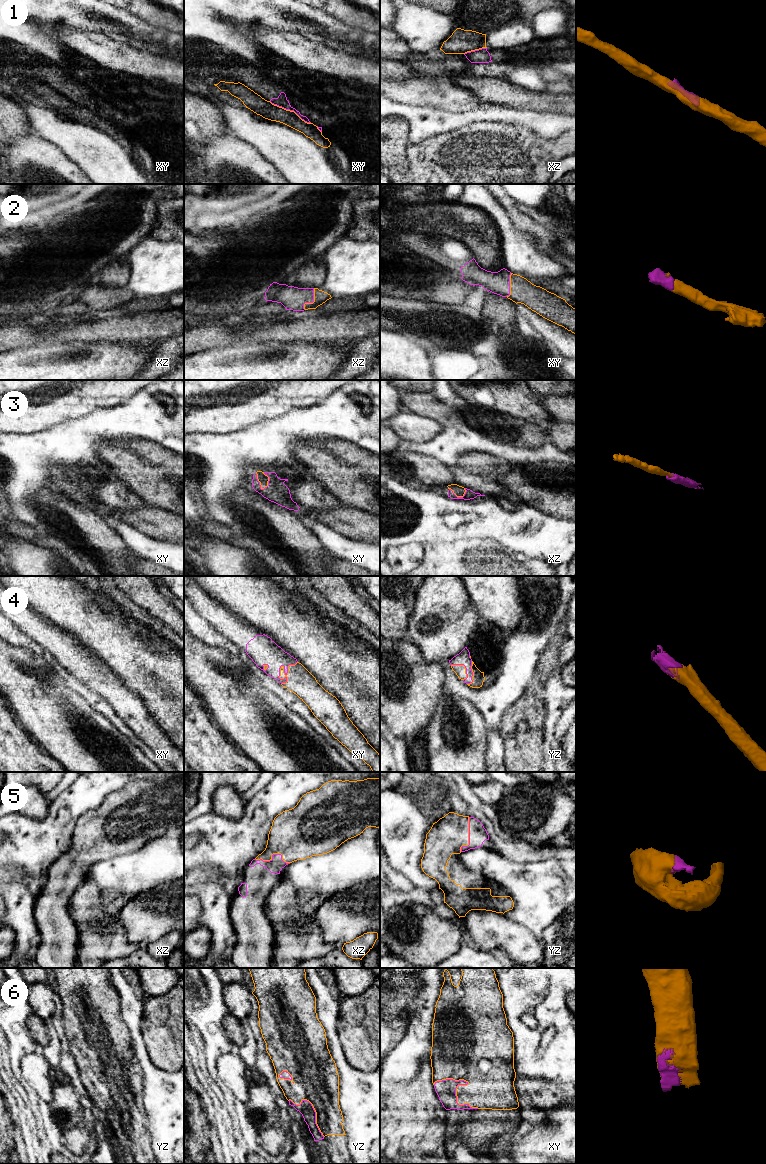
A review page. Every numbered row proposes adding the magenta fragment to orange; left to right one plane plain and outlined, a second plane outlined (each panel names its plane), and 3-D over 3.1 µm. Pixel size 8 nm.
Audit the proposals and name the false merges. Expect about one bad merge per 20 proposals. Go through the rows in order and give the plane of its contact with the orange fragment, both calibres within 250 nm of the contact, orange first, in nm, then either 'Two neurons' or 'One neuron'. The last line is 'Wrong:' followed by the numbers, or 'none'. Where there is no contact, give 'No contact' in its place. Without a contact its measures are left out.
1: Touches orange in xy. Thickness 140 nm (orange) against 90 nm. Two neurons
2: Touches orange in xz. Thickness 110 nm (orange) against 190 nm. One neuron
3: Touches orange in xy. Thickness 80 nm (orange) against 170 nm. One neuron
4: Touches orange in xy. Thickness 220 nm (orange) against 200 nm. One neuron
5: Touches orange in xz. Thickness 420 nm (orange) against 120 nm. One neuron
6: Touches orange in xy. Thickness 420 nm (orange) against 160 nm. One neuron
Wrong: 1

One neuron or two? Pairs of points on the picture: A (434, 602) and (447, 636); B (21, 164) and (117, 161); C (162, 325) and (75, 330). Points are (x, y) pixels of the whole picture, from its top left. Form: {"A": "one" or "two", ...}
{"A": "one", "B": "two", "C": "one"}

